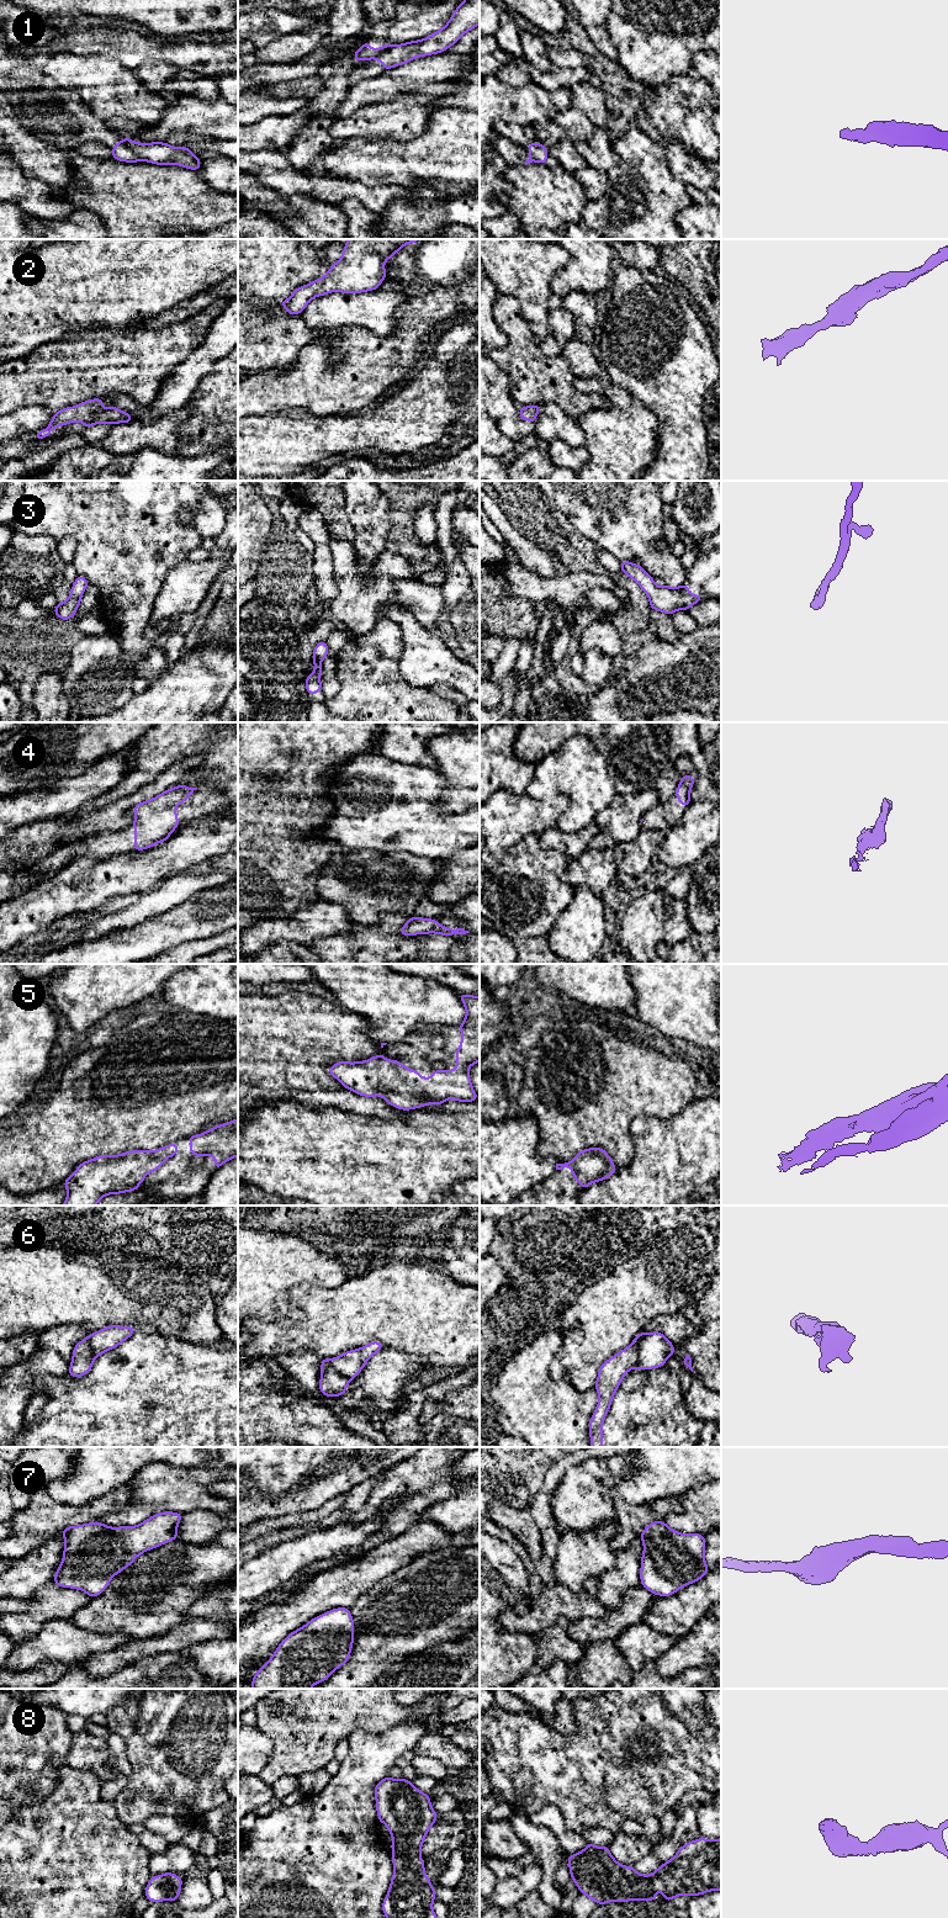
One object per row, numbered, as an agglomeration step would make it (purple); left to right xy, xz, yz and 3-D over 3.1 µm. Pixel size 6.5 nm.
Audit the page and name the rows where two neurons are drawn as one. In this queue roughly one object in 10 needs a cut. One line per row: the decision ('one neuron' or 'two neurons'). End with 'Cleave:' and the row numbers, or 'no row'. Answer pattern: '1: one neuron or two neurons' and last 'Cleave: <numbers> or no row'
1: two neurons
2: one neuron
3: one neuron
4: one neuron
5: one neuron
6: two neurons
7: one neuron
8: one neuron
Cleave: 1, 6

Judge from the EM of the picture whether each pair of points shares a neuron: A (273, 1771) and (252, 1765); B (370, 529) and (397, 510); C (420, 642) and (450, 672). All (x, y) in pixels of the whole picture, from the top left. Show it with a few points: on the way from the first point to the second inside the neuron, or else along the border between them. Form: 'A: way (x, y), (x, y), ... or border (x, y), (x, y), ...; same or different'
A: border (270, 1741), (271, 1758), (257, 1775); different
B: border (381, 493), (388, 504), (391, 524), (386, 544); different
C: way (428, 650), (443, 665); same

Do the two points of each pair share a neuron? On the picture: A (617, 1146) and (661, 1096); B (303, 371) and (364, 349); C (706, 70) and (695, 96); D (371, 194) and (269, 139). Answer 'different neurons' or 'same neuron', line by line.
A: same neuron
B: same neuron
C: different neurons
D: different neurons

